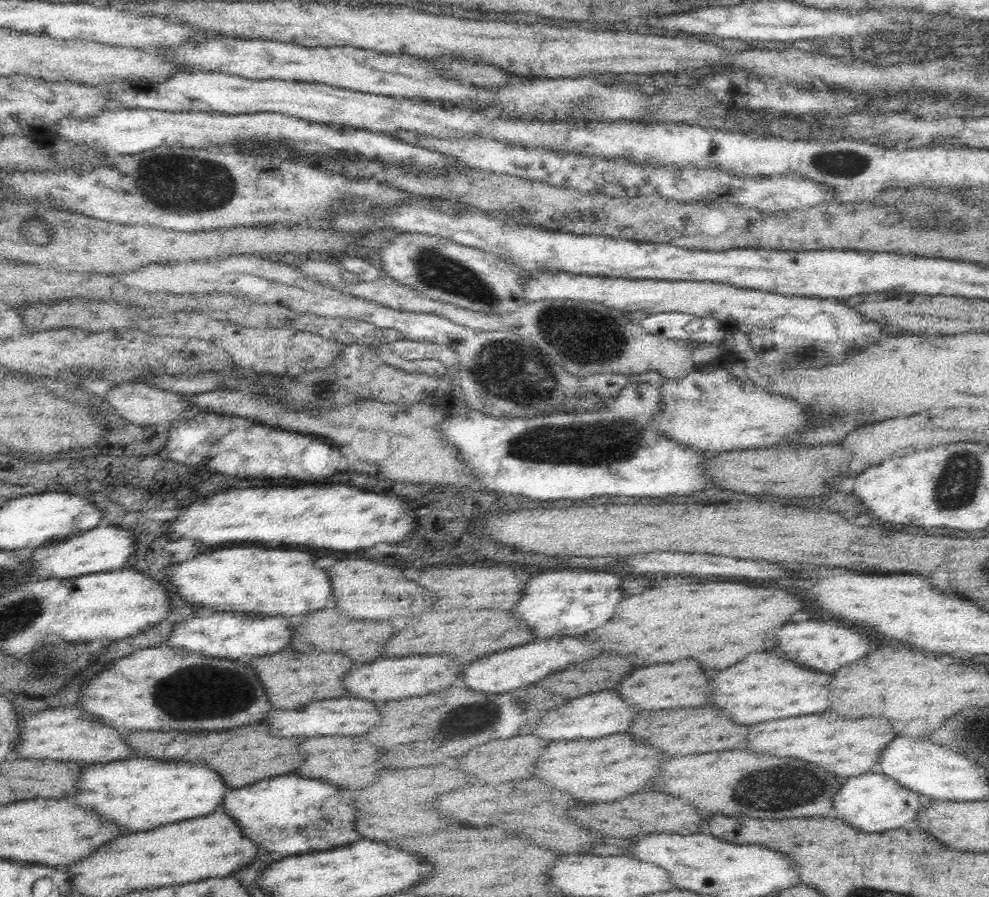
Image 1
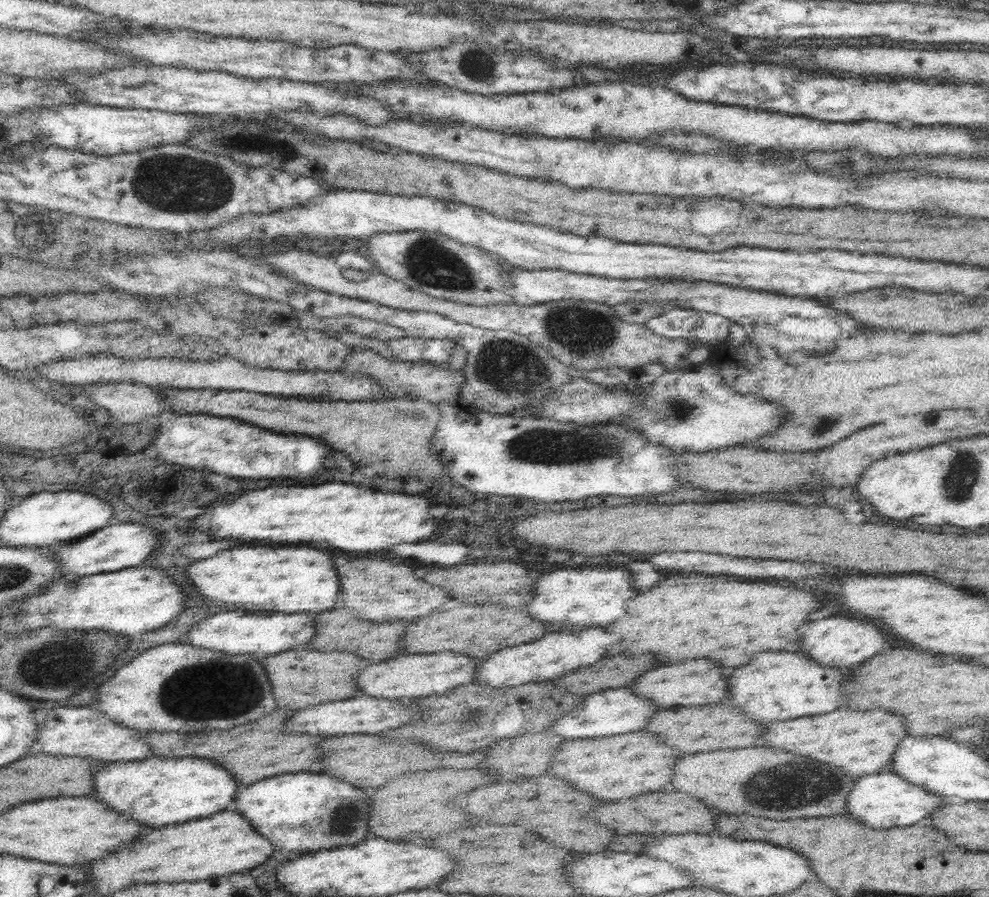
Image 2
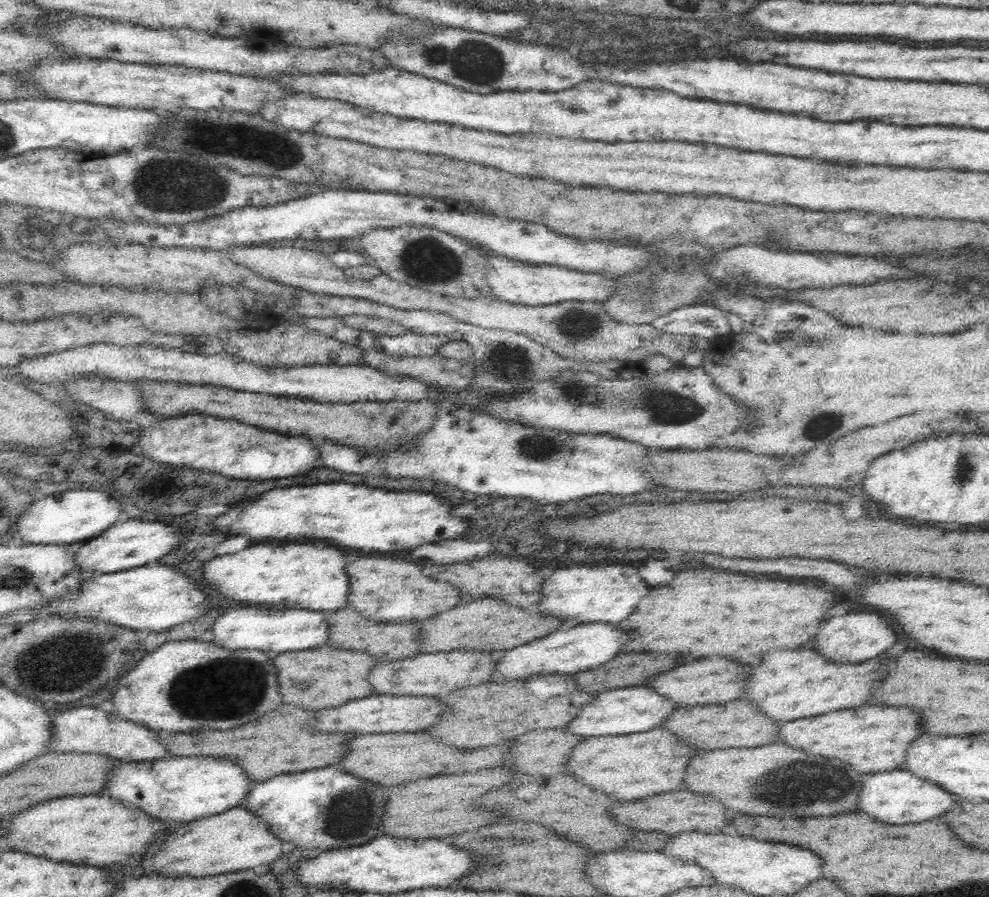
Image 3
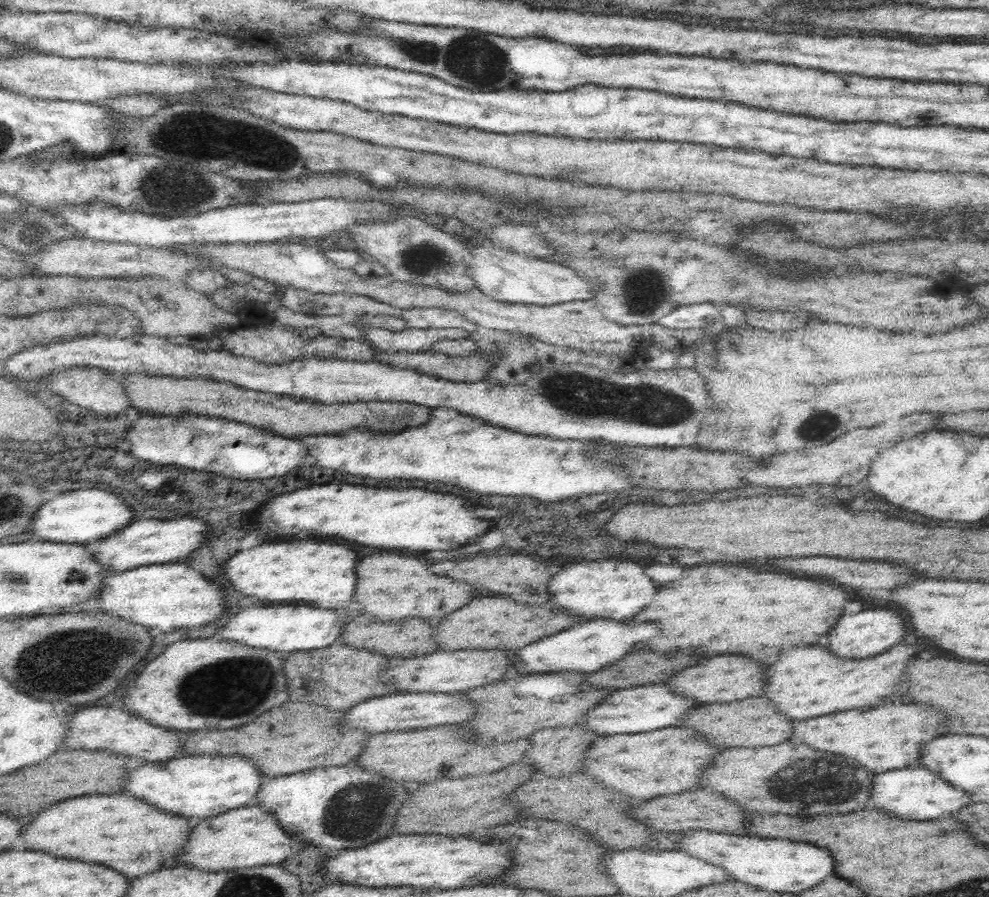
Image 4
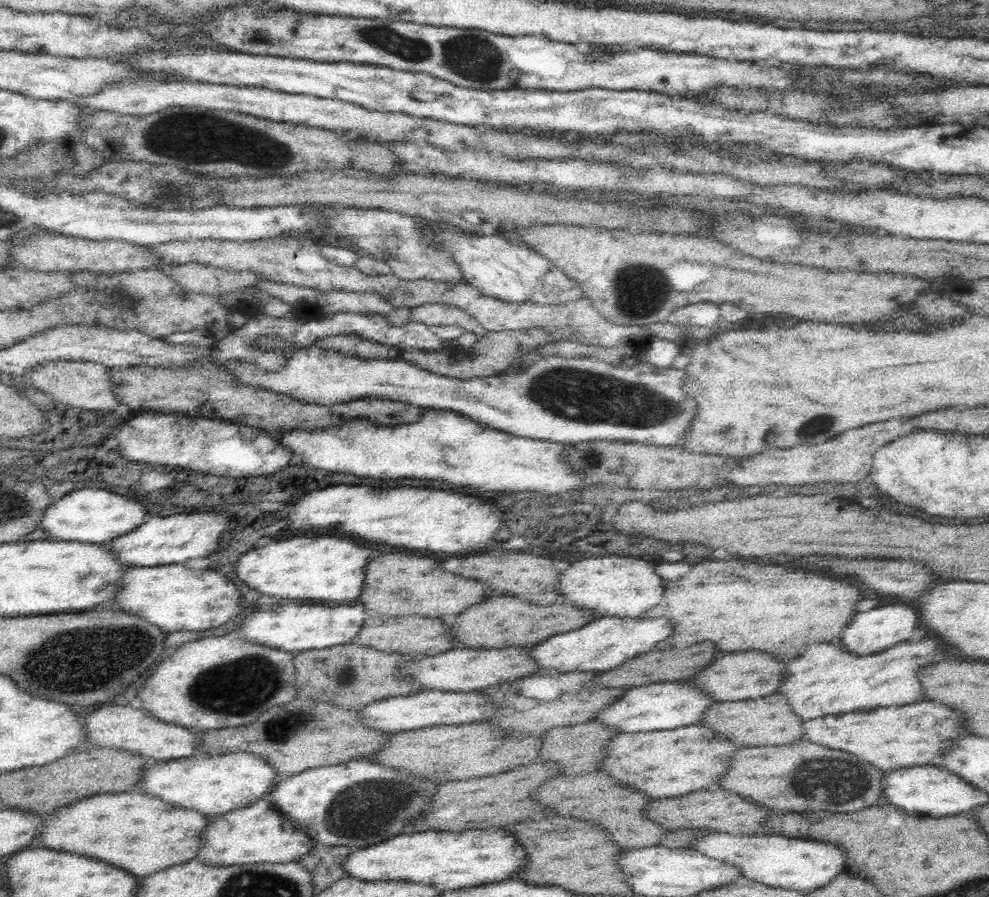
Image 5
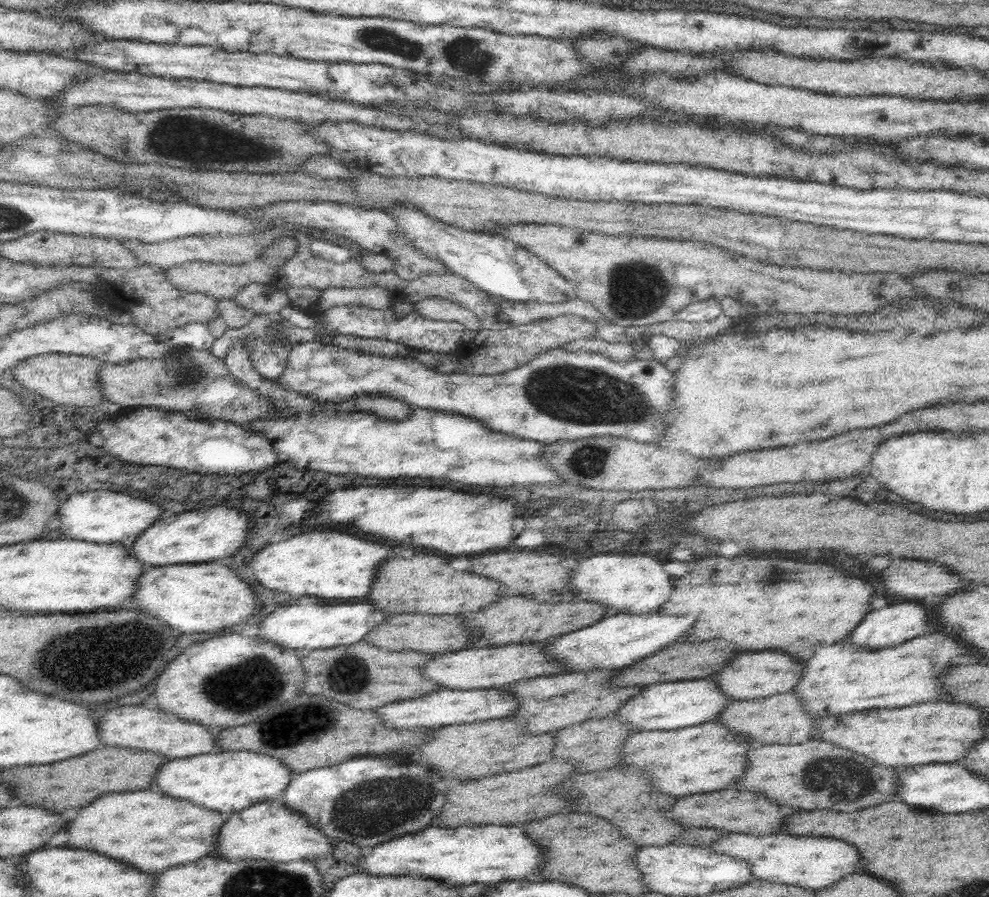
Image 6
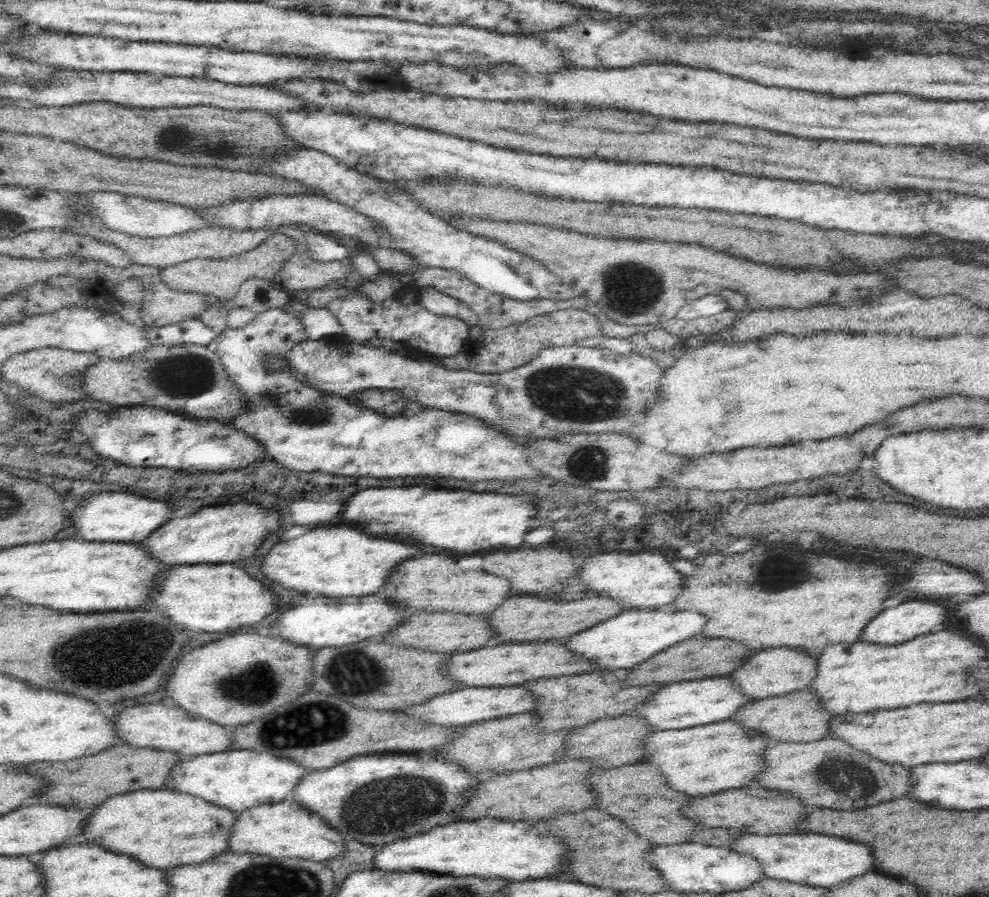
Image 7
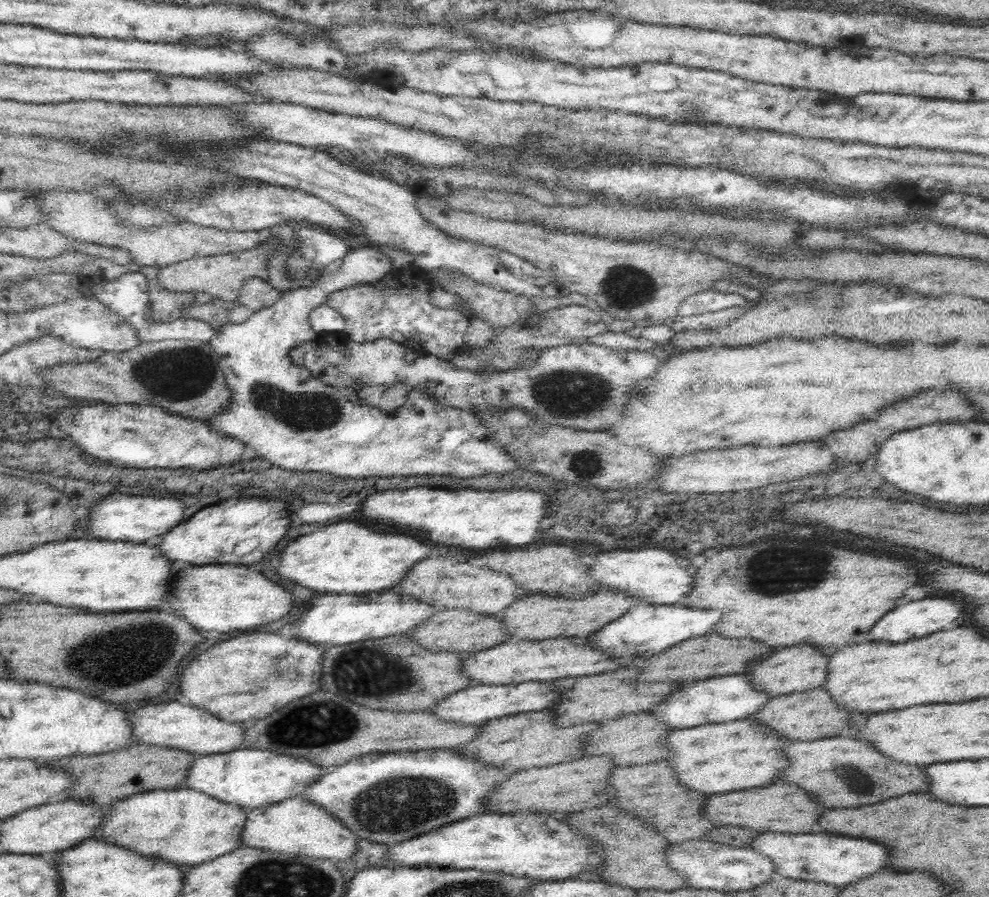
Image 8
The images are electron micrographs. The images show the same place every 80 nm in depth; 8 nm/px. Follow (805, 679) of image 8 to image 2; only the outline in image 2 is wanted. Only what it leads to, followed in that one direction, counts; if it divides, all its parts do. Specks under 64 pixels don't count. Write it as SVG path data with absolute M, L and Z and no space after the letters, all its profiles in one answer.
M686 660L672 666L660 666L648 670L646 674L638 676L630 686L636 696L644 698L646 702L656 704L658 708L672 708L672 706L704 706L722 702L728 696L728 684L720 674L720 668L710 660Z

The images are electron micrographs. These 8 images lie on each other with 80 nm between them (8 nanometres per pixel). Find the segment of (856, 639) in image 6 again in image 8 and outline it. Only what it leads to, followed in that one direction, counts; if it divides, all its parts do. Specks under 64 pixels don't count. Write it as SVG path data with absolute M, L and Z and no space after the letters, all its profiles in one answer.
M924 598L924 600L914 600L908 604L902 604L890 612L886 612L882 618L878 618L878 622L874 622L871 626L870 635L871 642L892 642L892 644L900 644L900 642L908 642L912 638L922 638L926 634L938 632L942 628L946 628L948 624L952 624L954 620L958 620L962 616L964 608L960 602L956 600L948 600L948 598Z

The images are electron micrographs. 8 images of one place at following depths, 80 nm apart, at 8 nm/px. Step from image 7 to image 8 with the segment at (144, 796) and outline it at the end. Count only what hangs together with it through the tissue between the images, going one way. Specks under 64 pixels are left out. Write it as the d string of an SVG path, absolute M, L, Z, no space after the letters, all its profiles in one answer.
M186 788L150 790L116 802L106 818L98 822L96 839L156 858L174 866L202 864L240 847L240 832L246 824L242 807L220 802L204 793Z

